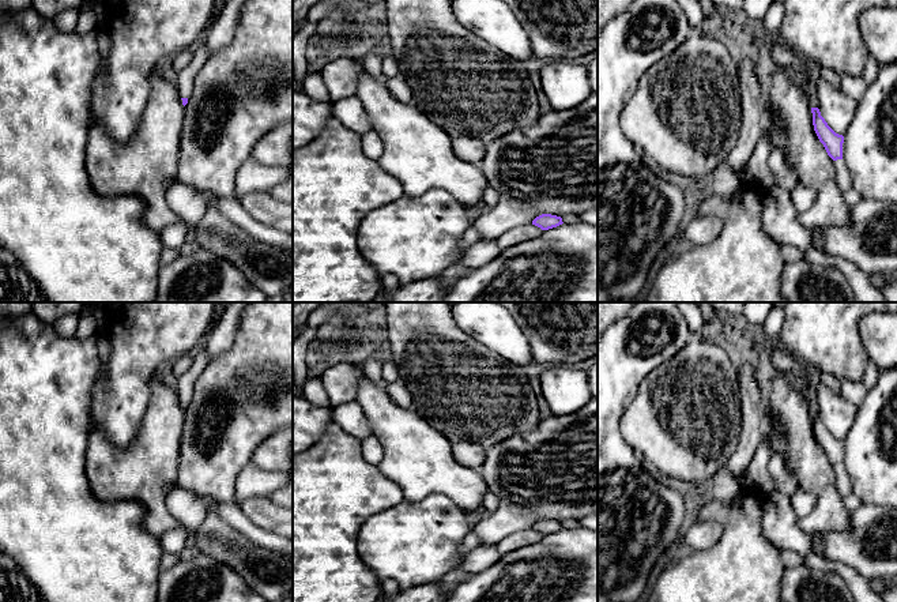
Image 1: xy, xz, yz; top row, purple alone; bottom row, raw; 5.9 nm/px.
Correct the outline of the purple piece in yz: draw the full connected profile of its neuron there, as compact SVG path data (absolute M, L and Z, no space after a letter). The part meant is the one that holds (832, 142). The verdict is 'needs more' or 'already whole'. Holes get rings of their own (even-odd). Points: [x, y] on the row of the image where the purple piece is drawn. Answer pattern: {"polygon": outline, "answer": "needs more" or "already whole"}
{"polygon": "M811 108L814 131L823 144L828 155L833 159L843 159L844 136L836 133L821 116L818 108Z", "answer": "already whole"}

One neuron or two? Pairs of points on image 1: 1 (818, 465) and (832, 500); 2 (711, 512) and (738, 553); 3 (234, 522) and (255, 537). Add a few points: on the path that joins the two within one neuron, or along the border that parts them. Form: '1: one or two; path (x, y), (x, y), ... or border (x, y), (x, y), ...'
1: one; path (818, 473), (818, 480), (825, 492)
2: one; path (723, 518), (738, 533), (738, 541)
3: one; path (240, 522), (249, 531)

